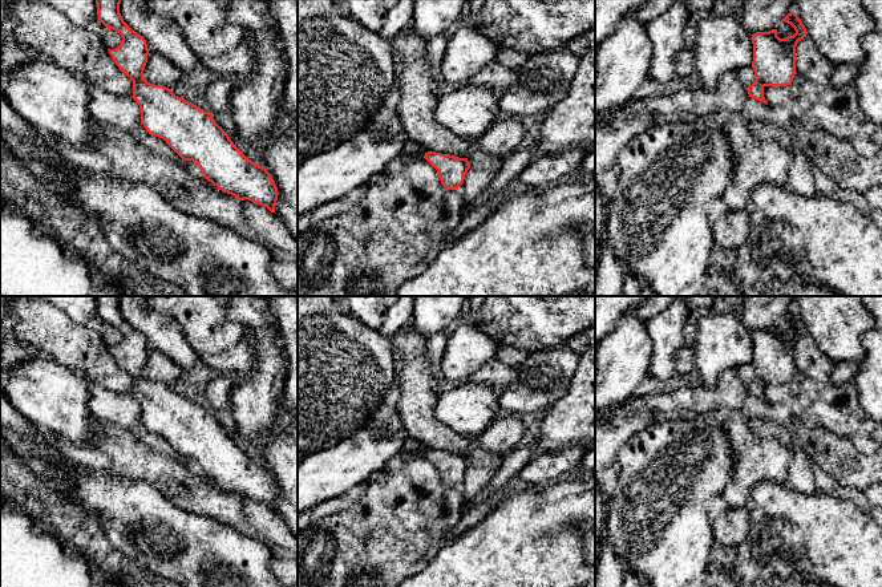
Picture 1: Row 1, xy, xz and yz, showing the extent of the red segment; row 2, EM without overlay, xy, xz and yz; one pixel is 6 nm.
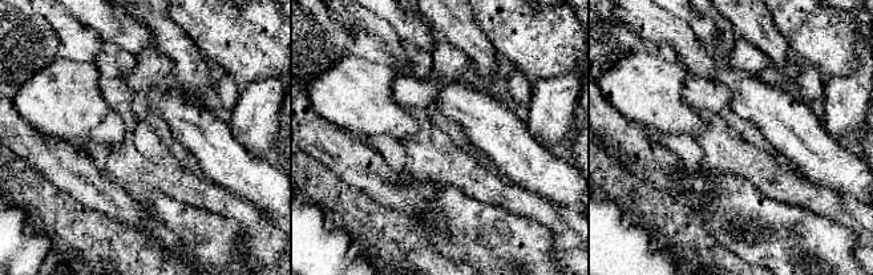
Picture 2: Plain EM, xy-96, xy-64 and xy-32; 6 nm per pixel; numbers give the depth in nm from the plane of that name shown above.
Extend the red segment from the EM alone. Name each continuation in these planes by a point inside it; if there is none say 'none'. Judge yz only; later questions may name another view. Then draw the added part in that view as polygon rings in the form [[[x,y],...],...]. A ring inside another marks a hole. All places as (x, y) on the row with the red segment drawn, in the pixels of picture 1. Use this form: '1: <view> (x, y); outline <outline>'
1: yz (747, 76); outline [[[752,65],[745,66],[735,72],[737,78],[748,88],[756,80],[754,70]]]

